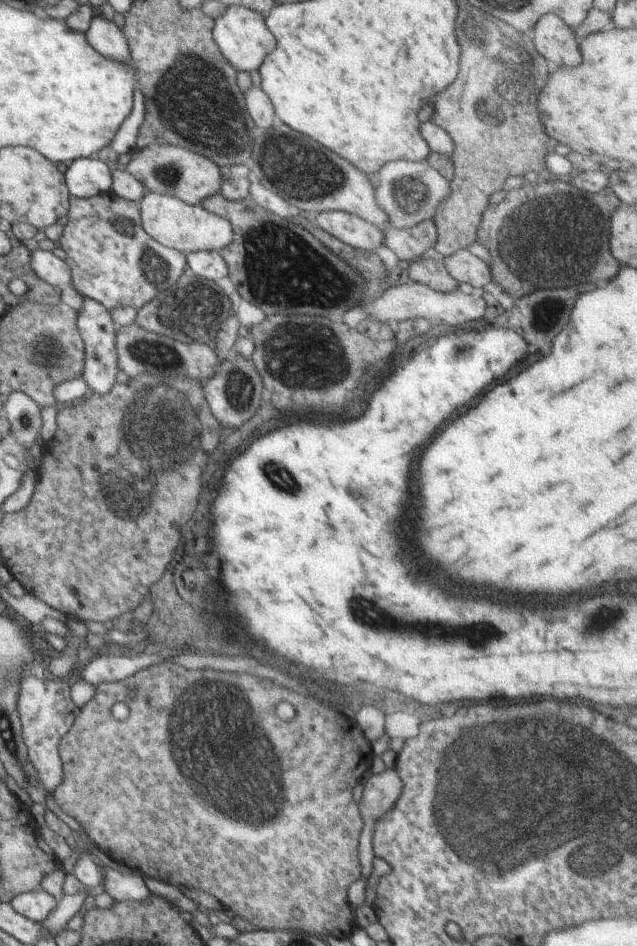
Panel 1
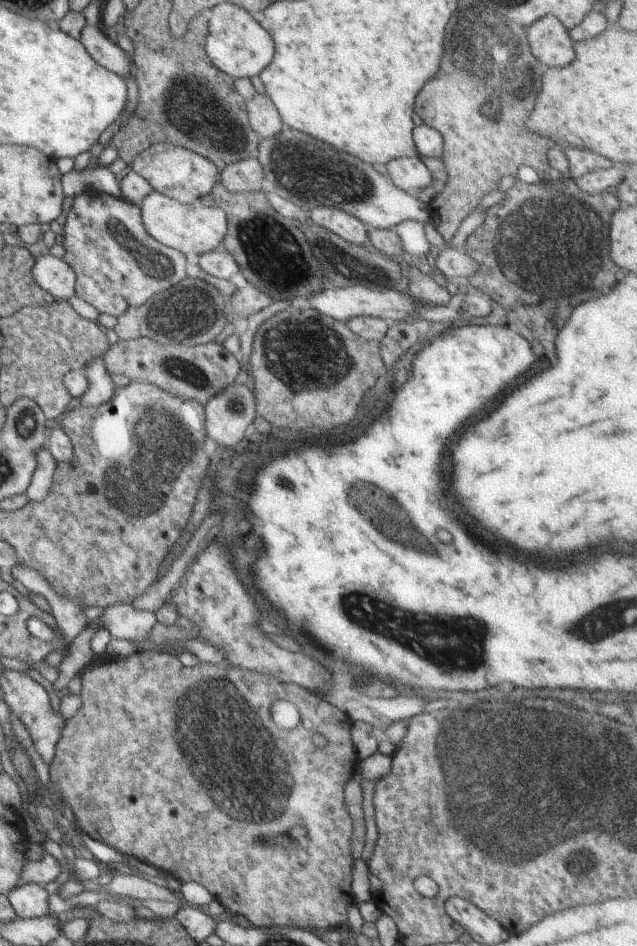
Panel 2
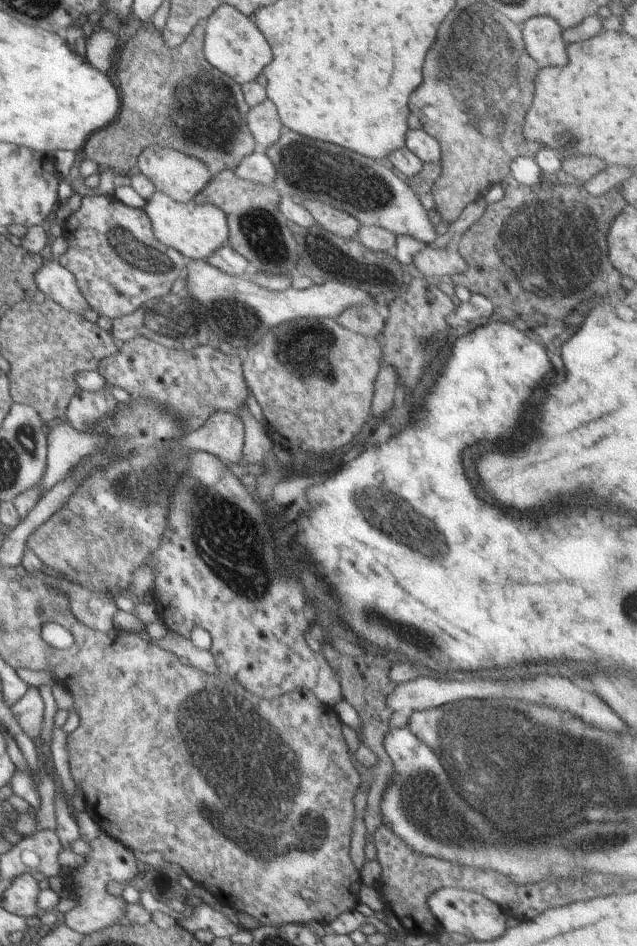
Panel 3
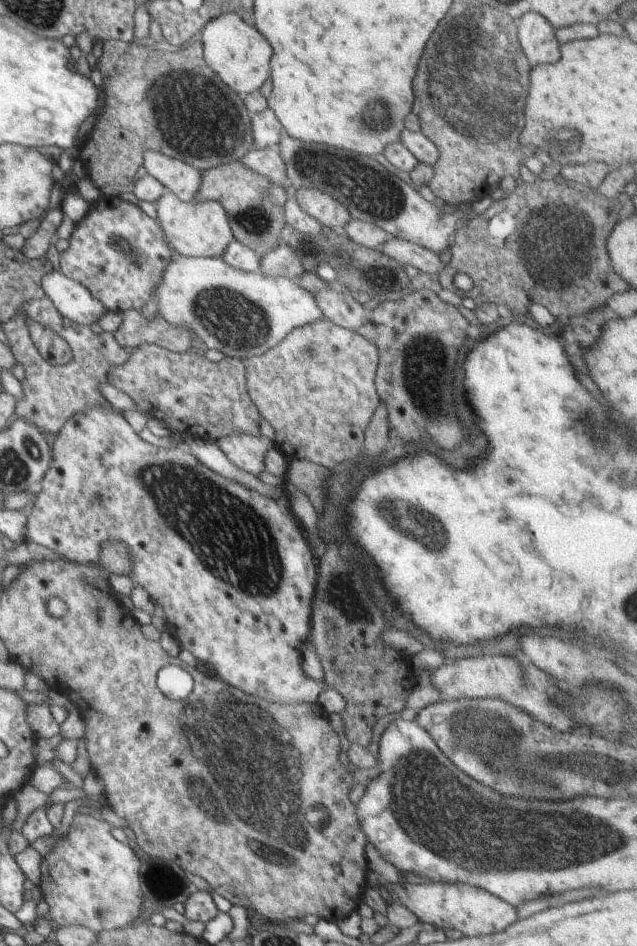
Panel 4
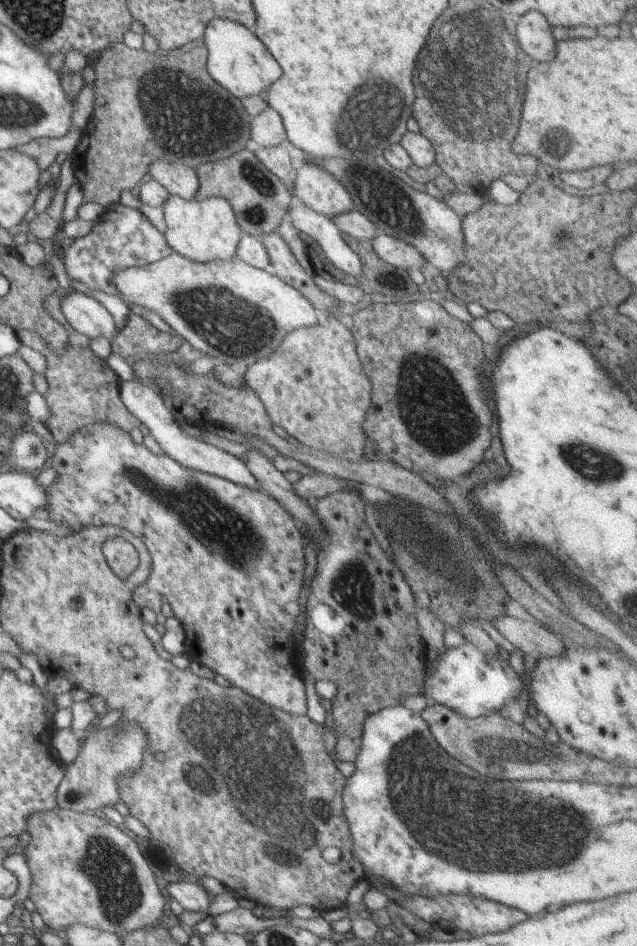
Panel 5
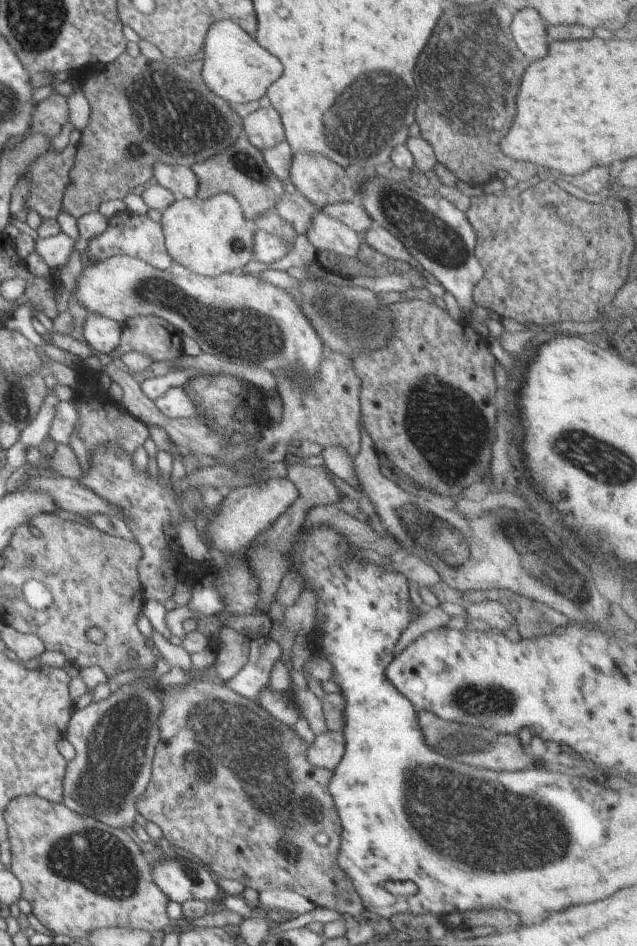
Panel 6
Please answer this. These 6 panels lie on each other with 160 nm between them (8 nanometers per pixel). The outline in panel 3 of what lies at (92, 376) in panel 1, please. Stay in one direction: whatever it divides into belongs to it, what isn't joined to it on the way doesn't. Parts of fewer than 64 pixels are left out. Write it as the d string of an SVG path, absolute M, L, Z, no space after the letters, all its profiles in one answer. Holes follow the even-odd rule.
M110 388L98 392L81 391L71 399L67 407L65 418L76 430L84 430L94 423L96 419L113 417L113 411L117 406Z

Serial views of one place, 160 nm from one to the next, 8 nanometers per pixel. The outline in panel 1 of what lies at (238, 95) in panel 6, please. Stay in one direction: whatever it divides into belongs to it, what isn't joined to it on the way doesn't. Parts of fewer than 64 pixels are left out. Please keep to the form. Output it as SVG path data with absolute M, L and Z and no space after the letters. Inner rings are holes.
M229 5L224 14L215 20L212 35L223 57L238 71L258 70L265 56L277 45L276 37L266 26L265 19L259 12L245 6Z

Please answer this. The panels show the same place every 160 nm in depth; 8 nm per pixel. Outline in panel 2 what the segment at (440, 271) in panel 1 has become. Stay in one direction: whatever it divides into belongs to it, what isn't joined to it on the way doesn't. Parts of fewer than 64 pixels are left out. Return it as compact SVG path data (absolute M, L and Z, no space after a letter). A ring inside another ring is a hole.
M416 265L408 266L406 274L409 278L408 294L417 301L431 305L445 305L451 299L445 286L439 285L432 276L420 271Z

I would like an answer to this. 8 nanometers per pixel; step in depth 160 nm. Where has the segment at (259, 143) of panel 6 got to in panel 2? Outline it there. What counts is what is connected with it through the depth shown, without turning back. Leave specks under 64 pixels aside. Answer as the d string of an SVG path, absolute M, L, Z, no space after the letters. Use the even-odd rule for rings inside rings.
M256 93L247 101L247 116L252 128L261 138L274 137L281 130L282 122L274 103L266 94Z

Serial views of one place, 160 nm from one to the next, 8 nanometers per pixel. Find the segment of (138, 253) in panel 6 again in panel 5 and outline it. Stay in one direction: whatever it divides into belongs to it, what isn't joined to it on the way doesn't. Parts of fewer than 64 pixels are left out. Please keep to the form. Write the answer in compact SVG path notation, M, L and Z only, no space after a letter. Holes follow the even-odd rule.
M118 202L105 209L86 236L75 238L64 249L63 263L72 282L76 280L90 290L118 295L119 290L113 277L115 271L143 267L172 254L174 250L166 242L164 234L141 211Z

